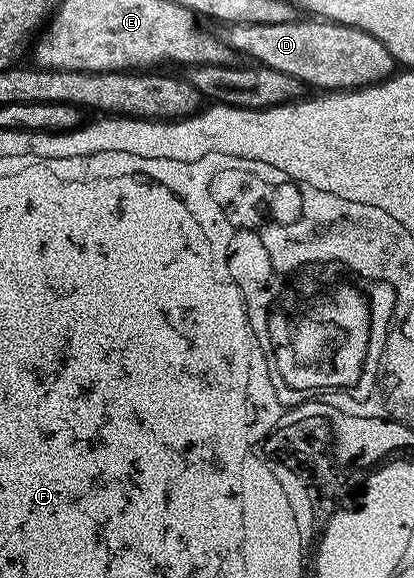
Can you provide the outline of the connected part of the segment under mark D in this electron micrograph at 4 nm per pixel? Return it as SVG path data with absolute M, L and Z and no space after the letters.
M295 19L286 23L256 23L255 25L230 25L224 40L235 54L244 56L258 65L272 67L272 71L284 71L284 75L296 75L303 86L315 85L318 91L345 91L362 89L366 85L378 85L387 77L393 77L396 63L388 55L388 47L380 43L368 31L340 25L325 19Z

